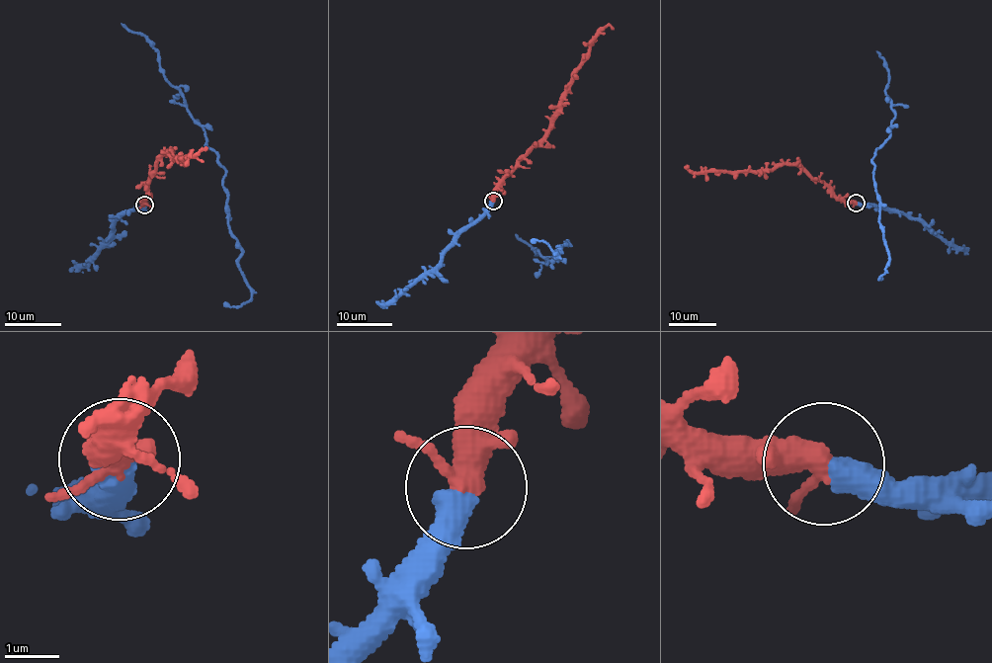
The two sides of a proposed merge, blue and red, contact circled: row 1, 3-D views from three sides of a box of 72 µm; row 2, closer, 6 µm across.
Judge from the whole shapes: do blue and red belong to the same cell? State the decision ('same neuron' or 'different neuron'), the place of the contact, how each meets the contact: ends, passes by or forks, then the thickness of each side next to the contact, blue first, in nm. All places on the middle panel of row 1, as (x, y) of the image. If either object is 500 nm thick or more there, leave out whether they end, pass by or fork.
same neuron; place (493, 201); calibres 500 and 400 nm

